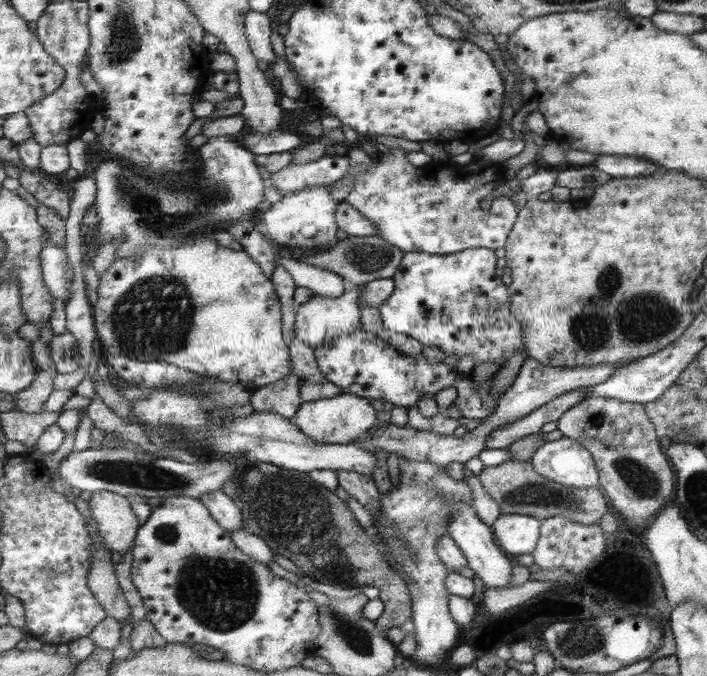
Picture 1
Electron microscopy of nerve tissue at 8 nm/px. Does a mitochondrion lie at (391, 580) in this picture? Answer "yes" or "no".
no

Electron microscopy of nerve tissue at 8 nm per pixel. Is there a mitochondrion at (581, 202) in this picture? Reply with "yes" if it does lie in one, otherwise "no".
no

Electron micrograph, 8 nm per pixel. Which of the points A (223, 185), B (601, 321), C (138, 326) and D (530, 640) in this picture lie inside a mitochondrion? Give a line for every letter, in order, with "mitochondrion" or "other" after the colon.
A: mitochondrion
B: mitochondrion
C: mitochondrion
D: other

